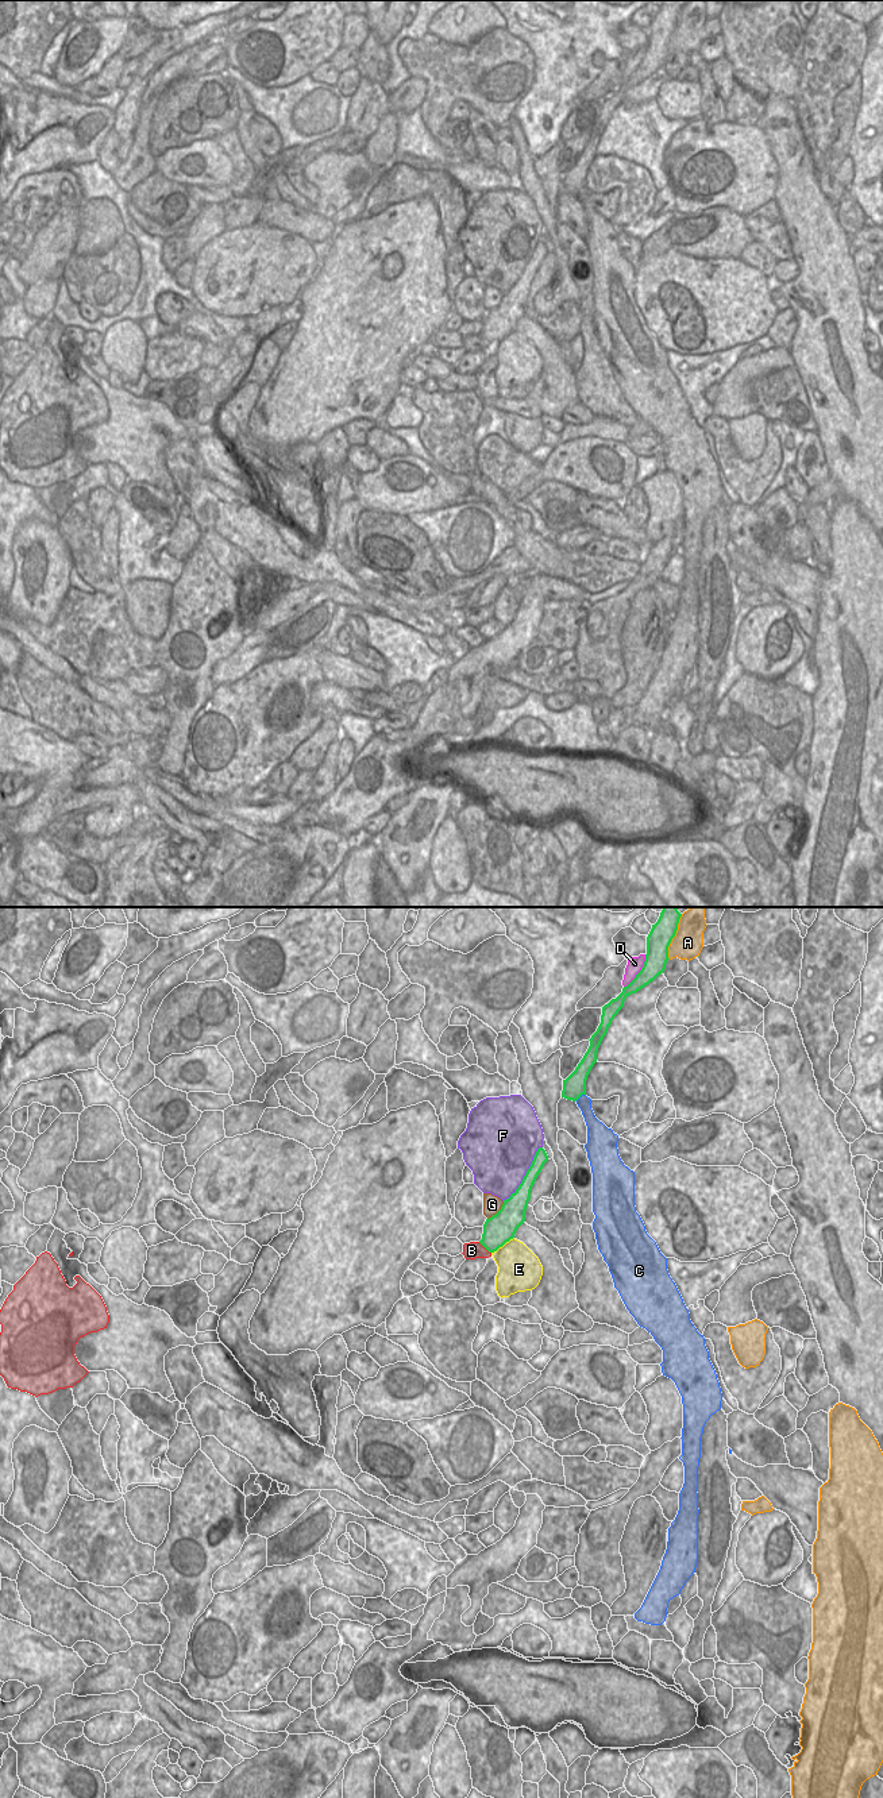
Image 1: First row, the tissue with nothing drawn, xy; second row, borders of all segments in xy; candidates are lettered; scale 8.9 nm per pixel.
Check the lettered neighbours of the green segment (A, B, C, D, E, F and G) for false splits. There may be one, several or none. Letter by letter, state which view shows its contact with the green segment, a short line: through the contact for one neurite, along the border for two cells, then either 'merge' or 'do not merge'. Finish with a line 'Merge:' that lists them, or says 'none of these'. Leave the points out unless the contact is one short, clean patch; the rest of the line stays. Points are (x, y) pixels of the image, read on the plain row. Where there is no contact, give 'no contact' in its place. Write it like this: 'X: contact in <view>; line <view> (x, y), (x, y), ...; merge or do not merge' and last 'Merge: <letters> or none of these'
A: contact in xy; do not merge
B: contact in xy; do not merge
C: contact in xy; line xy (585, 186), (575, 193); do not merge
D: contact in xy; do not merge
E: contact in xy; line xy (513, 330), (492, 346); do not merge
F: contact in xy; do not merge
G: contact in xy; line xy (504, 294), (488, 312); do not merge
Merge: none of these

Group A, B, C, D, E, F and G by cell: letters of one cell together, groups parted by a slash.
A / B / C / D / E / F / G

